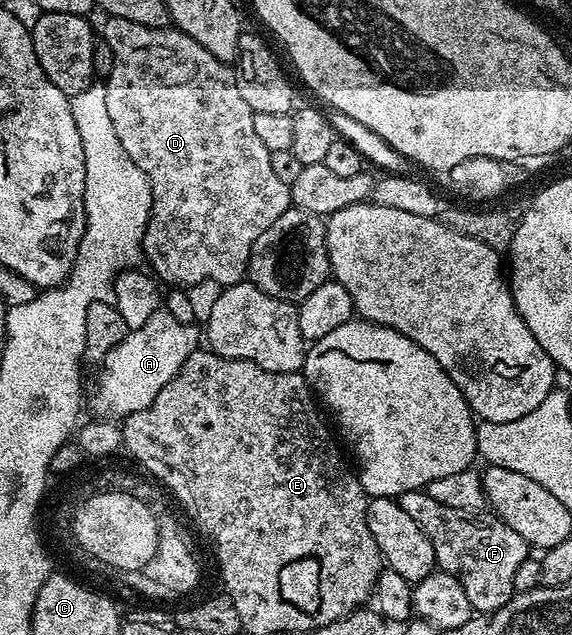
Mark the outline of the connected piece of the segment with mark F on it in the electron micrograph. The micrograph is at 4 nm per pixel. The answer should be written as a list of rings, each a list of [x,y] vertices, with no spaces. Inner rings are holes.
[[[425,488],[403,492],[396,501],[399,508],[423,528],[427,540],[431,540],[431,548],[435,548],[439,569],[459,580],[477,614],[493,614],[512,600],[515,572],[531,554],[529,542],[523,540],[515,528],[507,528],[507,524],[496,516],[472,522],[468,513],[447,508],[447,504],[439,504],[439,500],[431,500]]]

